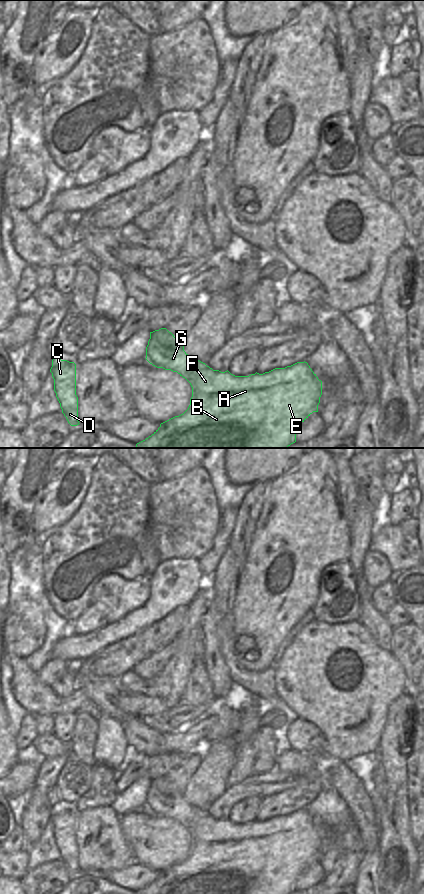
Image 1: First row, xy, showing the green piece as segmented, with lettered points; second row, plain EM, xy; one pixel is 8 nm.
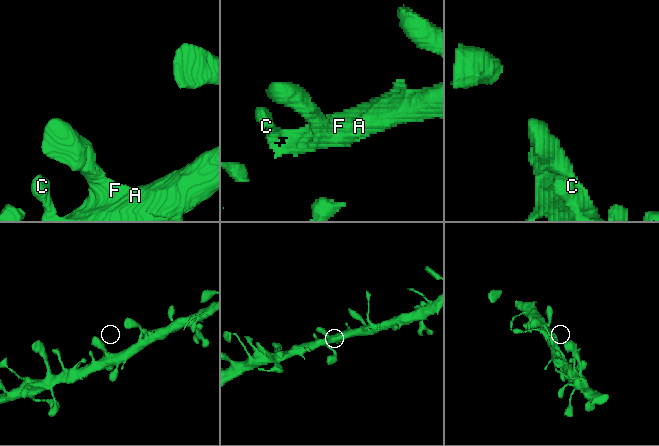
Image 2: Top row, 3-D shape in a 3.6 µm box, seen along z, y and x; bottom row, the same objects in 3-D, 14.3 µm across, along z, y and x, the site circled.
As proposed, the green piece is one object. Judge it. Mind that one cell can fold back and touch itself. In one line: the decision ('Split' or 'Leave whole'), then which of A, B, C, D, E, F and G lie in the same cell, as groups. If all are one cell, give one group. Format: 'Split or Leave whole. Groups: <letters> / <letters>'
Leave whole. Groups: A B C D E F G.

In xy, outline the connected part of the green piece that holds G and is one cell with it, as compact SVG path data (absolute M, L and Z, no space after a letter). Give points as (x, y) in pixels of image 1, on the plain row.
M166 776L150 780L145 807L157 816L177 820L185 826L192 835L192 845L183 862L161 871L151 884L136 894L290 894L296 890L298 875L313 860L318 860L322 829L305 809L263 822L256 820L249 824L235 824L228 818L213 818L205 811L191 806L184 799L184 794Z

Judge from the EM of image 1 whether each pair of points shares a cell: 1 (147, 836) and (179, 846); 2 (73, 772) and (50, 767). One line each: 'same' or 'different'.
1: same
2: different

